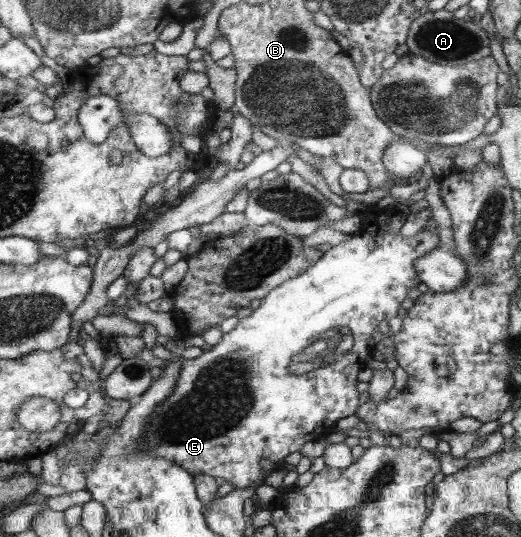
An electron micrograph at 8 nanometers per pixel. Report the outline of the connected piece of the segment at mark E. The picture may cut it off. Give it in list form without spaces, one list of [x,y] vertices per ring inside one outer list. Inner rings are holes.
[[[376,205],[367,206],[367,209],[359,213],[362,218],[362,225],[360,229],[354,233],[350,233],[350,239],[343,243],[332,246],[331,249],[324,252],[324,255],[306,272],[301,273],[299,276],[293,277],[291,280],[285,281],[278,288],[272,289],[267,293],[266,299],[258,309],[253,309],[252,314],[247,317],[240,318],[236,328],[232,329],[228,333],[222,334],[222,339],[218,344],[213,347],[204,348],[204,353],[196,359],[183,359],[183,367],[180,372],[179,380],[176,381],[176,387],[174,393],[162,401],[156,410],[151,414],[148,419],[148,425],[144,435],[140,435],[139,441],[136,441],[136,446],[140,448],[142,454],[148,454],[156,458],[166,458],[170,461],[175,461],[180,467],[187,469],[191,474],[202,472],[203,474],[211,475],[212,477],[222,477],[224,481],[232,483],[236,488],[244,488],[256,484],[256,481],[260,479],[260,457],[268,458],[273,462],[280,462],[280,459],[284,459],[286,455],[290,453],[296,453],[301,451],[301,448],[307,441],[314,441],[312,433],[318,433],[322,431],[322,427],[334,427],[334,423],[342,417],[348,417],[348,415],[354,415],[357,412],[358,405],[360,405],[360,392],[356,388],[358,381],[358,372],[361,369],[366,368],[366,358],[370,349],[368,349],[368,337],[372,335],[372,331],[378,327],[378,323],[382,319],[388,319],[388,317],[394,317],[400,309],[400,303],[408,297],[408,289],[414,289],[416,291],[418,284],[420,283],[419,273],[416,260],[420,259],[420,256],[424,256],[426,252],[432,251],[432,248],[439,247],[441,245],[438,237],[437,225],[434,224],[433,228],[429,228],[428,231],[419,231],[412,237],[403,237],[400,233],[395,235],[391,232],[390,222],[391,217],[394,215],[394,208],[380,209]],[[334,327],[348,327],[352,331],[352,337],[354,340],[354,347],[347,354],[334,360],[333,362],[322,363],[320,366],[304,375],[290,374],[288,365],[292,363],[293,357],[302,356],[304,349],[309,345],[312,345],[314,341],[322,339],[322,333],[332,329]]]

